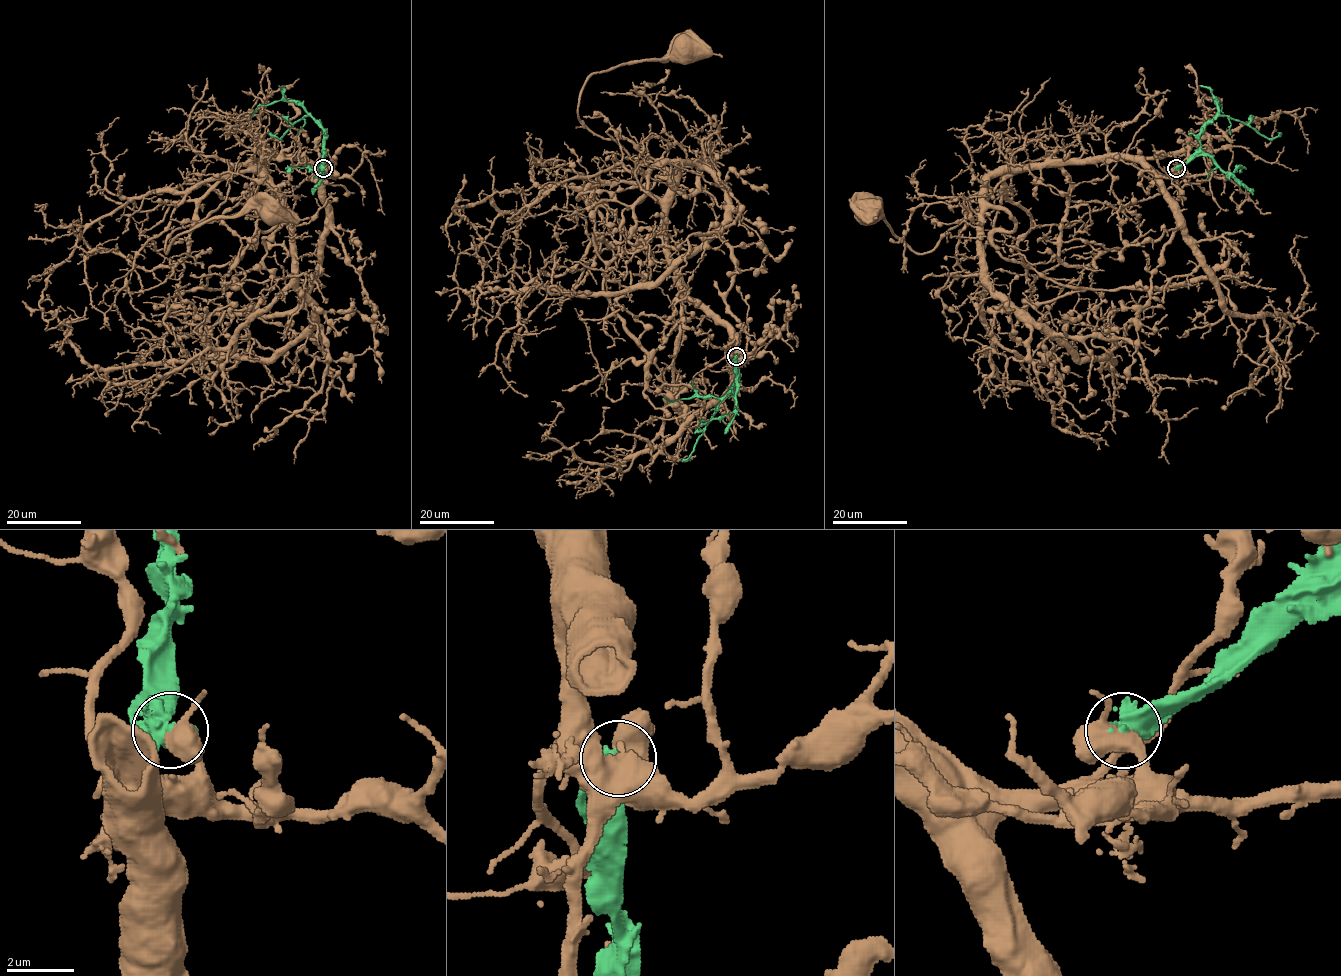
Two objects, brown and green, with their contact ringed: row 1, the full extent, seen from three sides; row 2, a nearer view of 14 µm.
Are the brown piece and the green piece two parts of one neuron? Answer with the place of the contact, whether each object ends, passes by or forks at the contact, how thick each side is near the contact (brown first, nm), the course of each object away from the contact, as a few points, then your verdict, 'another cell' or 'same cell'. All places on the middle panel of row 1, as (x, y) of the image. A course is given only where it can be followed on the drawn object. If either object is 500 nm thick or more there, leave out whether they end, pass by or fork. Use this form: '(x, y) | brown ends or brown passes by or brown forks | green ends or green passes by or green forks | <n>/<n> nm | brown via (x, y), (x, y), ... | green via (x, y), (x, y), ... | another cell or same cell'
(736, 356) | 400/700 nm | brown via (737, 356), (725, 327), (686, 294), (666, 209), (641, 184), (640, 168), (579, 119), (593, 74), (681, 47) | green via (737, 356), (737, 382), (717, 405), (693, 451), (681, 460) | another cell

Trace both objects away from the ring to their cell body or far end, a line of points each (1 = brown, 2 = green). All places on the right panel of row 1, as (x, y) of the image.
1: (1176, 168), (1159, 175), (1127, 158), (1029, 164), (930, 251), (915, 253), (876, 207), (867, 212)
2: (1176, 168), (1191, 159), (1199, 146), (1198, 135), (1218, 116), (1239, 120), (1267, 137), (1280, 133)

